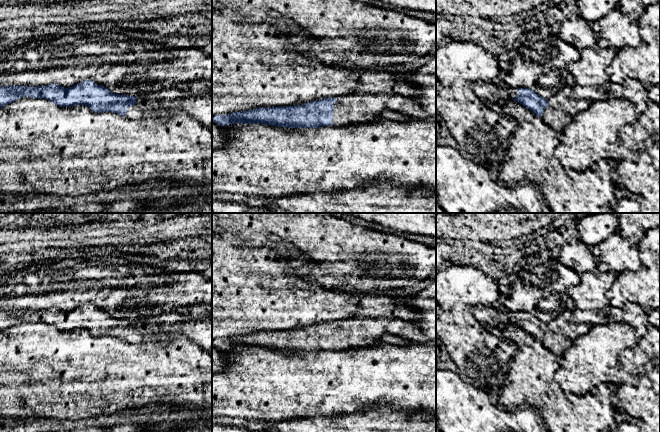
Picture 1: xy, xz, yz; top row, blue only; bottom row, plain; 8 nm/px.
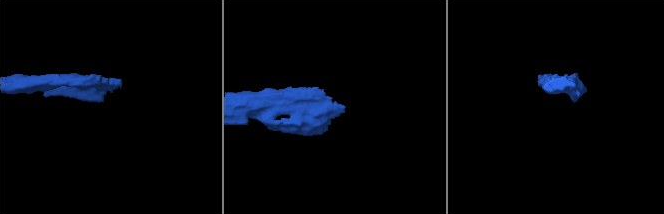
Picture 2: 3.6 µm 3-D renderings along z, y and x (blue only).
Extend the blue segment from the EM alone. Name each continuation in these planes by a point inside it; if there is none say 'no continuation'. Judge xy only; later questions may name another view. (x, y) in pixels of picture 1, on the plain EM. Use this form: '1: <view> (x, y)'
1: xy (198, 329)

